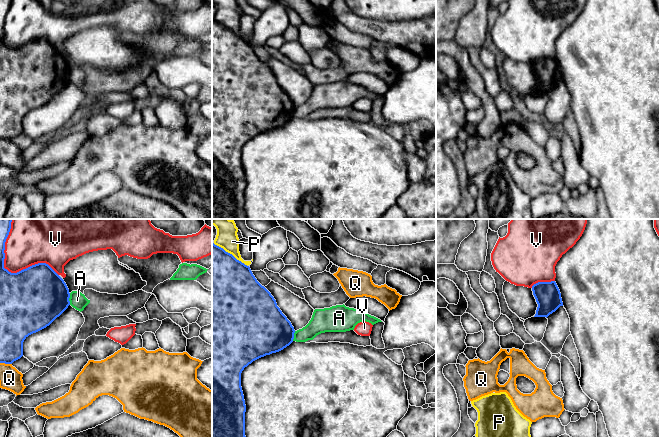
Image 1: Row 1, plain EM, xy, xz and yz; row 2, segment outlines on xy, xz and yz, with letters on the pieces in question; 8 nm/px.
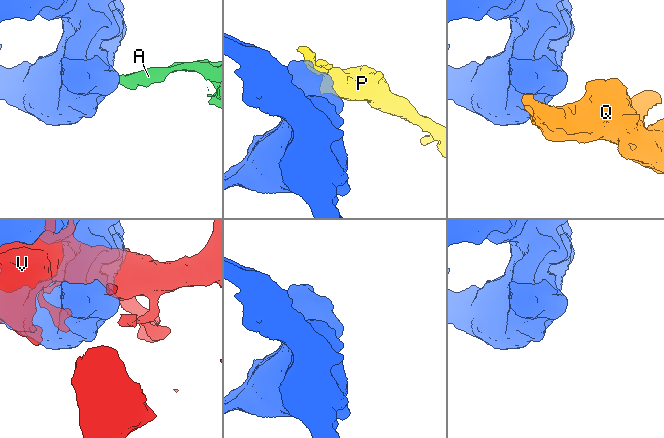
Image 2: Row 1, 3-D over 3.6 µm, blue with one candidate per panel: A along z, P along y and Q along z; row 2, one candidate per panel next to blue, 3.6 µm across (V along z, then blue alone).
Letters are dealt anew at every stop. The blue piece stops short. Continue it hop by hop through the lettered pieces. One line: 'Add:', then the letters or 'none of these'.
Add: none of these

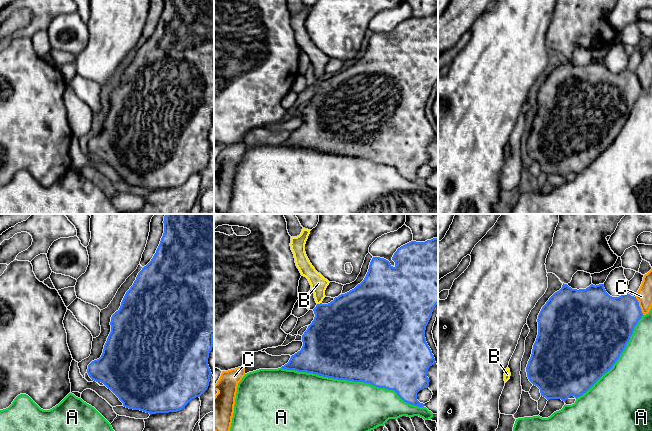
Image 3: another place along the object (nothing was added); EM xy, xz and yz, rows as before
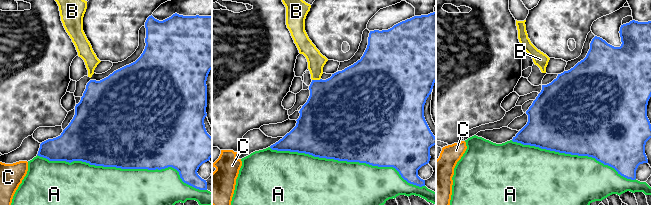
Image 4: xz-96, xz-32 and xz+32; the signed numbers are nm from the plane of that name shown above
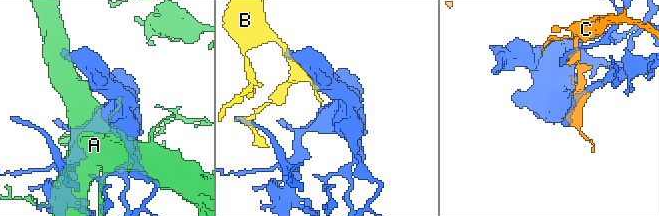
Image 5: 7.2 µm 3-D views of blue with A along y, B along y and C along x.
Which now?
Add: B

